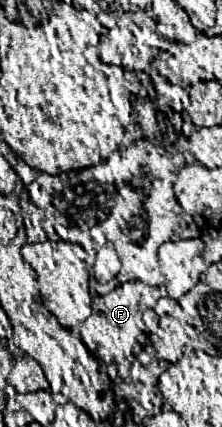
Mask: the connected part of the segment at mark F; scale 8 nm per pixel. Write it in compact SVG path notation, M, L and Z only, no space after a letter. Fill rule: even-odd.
M125 282L105 296L93 296L93 314L77 326L83 344L105 364L121 364L133 350L141 330L141 314L161 298L159 288L151 288L145 282Z

